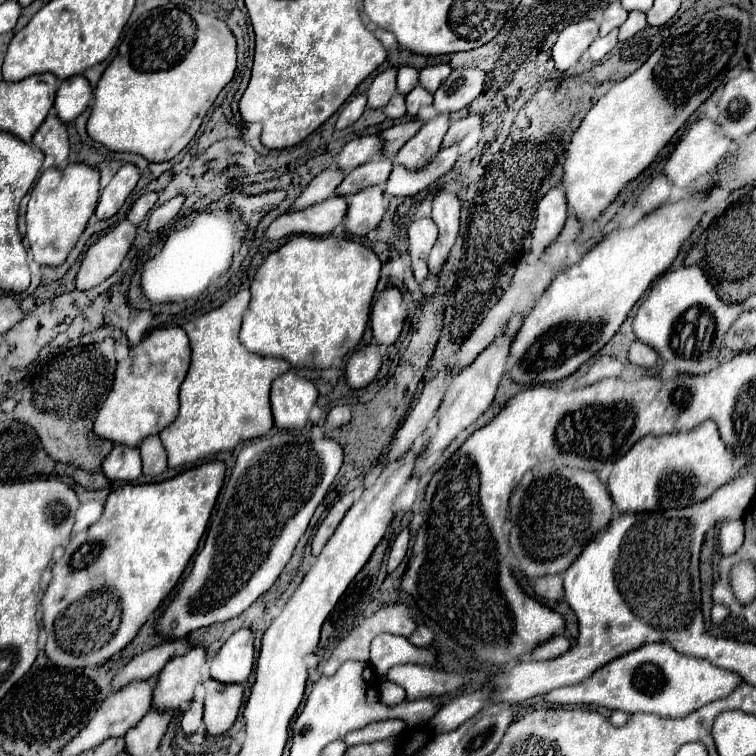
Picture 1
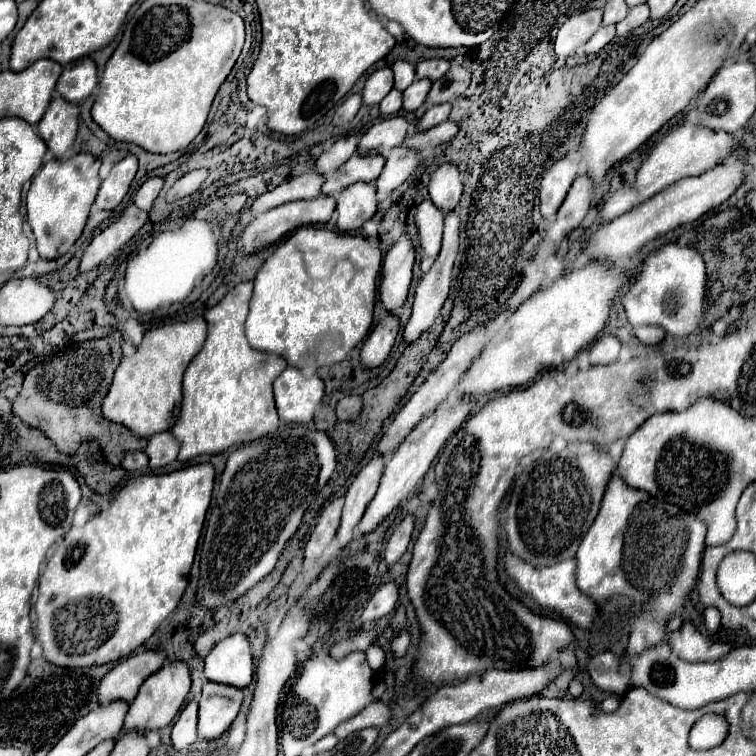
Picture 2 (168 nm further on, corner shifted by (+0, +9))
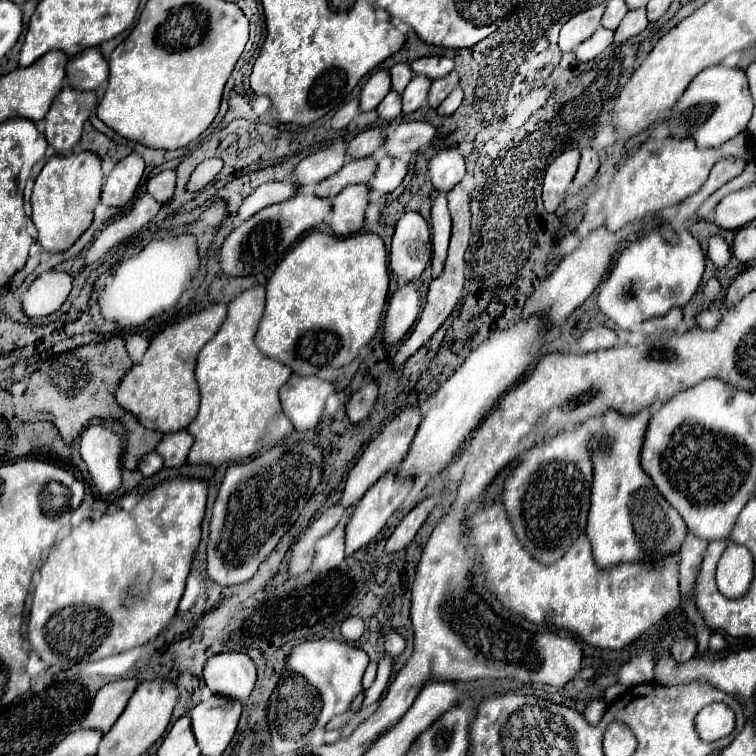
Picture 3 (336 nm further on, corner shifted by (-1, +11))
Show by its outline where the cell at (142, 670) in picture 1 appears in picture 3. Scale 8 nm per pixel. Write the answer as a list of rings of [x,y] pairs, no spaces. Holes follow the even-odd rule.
[[[135,679],[113,681],[113,683],[107,683],[105,687],[101,687],[93,699],[87,719],[83,721],[83,727],[99,729],[99,731],[107,733],[113,727],[113,723],[119,719],[119,715],[123,713],[135,687],[137,687]]]

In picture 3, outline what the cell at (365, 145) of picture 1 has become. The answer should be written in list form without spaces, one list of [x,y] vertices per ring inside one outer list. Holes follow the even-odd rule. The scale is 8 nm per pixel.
[[[327,147],[323,151],[317,151],[309,157],[305,157],[293,171],[295,183],[301,189],[307,189],[311,185],[317,185],[319,181],[335,175],[345,163],[345,151]]]

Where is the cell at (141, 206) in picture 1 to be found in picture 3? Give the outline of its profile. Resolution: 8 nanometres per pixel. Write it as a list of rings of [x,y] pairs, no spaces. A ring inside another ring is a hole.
[[[163,171],[155,175],[147,185],[147,193],[155,197],[159,203],[167,203],[175,191],[175,177],[175,171]]]

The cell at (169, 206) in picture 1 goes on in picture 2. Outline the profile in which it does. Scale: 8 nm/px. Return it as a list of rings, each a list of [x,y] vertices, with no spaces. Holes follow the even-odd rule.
[[[198,169],[198,171],[186,173],[184,177],[180,177],[180,179],[170,187],[170,191],[168,191],[168,195],[166,195],[166,201],[172,203],[172,201],[176,201],[176,199],[182,199],[182,197],[188,197],[188,195],[196,193],[198,187],[202,185],[202,181],[206,179],[206,175],[208,175],[206,169]]]

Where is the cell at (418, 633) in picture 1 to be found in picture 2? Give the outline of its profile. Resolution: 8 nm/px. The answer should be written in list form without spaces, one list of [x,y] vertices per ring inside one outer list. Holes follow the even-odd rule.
[[[404,631],[404,633],[400,633],[400,635],[392,641],[392,651],[394,651],[394,655],[404,655],[408,645],[410,645],[410,633]]]

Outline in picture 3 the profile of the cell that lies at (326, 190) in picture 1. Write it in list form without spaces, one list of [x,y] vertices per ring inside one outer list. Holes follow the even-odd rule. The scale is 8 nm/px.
[[[275,181],[275,183],[265,183],[265,185],[259,185],[239,207],[239,213],[237,213],[237,221],[243,223],[247,221],[251,215],[255,215],[257,211],[269,207],[269,205],[275,205],[275,203],[281,203],[285,201],[287,197],[299,193],[299,187],[293,183],[293,181]]]

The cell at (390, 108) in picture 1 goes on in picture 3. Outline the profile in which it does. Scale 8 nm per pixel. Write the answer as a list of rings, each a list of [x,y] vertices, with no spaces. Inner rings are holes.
[[[389,91],[387,97],[379,103],[377,113],[381,119],[395,119],[397,115],[401,115],[401,95],[395,91]]]

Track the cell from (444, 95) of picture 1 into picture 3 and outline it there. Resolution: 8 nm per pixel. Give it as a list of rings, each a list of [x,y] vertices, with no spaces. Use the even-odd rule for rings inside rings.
[[[451,71],[447,77],[441,77],[441,79],[433,81],[431,91],[429,91],[429,99],[427,99],[429,107],[437,109],[437,105],[439,105],[439,103],[441,103],[441,101],[455,89],[457,83],[459,83],[459,75],[457,75],[457,71]]]

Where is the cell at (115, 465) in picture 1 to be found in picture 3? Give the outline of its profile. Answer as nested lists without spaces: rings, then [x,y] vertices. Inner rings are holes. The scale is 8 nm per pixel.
[[[149,453],[139,461],[139,471],[145,477],[153,477],[155,473],[159,473],[163,469],[163,457],[159,457],[159,453]]]

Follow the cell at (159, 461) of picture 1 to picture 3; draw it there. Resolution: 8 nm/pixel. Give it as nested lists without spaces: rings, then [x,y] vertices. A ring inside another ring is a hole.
[[[187,431],[169,433],[157,445],[159,455],[165,459],[165,467],[181,467],[187,461],[187,453],[193,445],[193,437]]]

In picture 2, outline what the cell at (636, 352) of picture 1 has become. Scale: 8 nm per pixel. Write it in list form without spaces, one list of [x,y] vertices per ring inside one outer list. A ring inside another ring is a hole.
[[[638,327],[634,329],[634,333],[644,345],[656,345],[664,339],[664,331],[660,327]]]

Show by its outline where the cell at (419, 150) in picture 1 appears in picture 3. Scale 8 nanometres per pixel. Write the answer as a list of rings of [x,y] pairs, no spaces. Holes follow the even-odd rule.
[[[457,85],[457,87],[453,89],[453,93],[449,93],[449,97],[437,107],[437,113],[439,113],[439,115],[451,115],[451,113],[455,113],[455,109],[461,105],[461,101],[463,101],[463,89]]]

